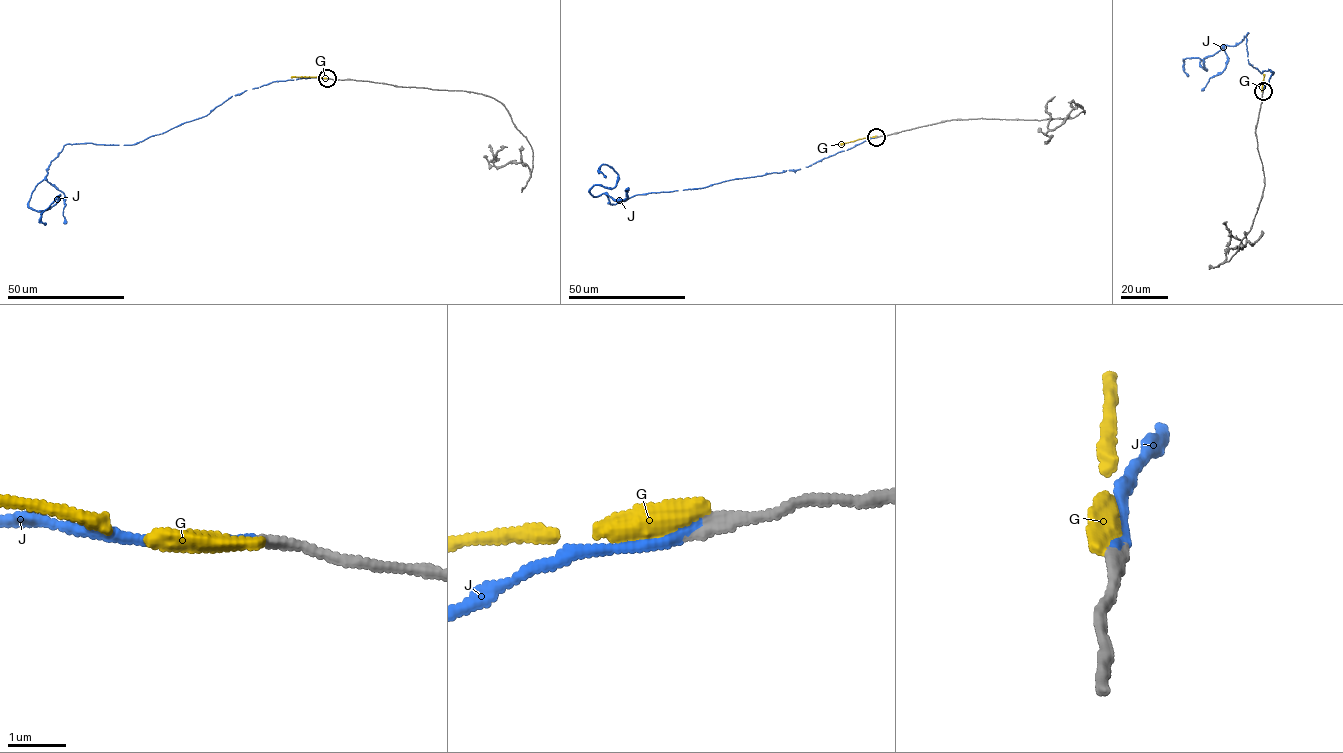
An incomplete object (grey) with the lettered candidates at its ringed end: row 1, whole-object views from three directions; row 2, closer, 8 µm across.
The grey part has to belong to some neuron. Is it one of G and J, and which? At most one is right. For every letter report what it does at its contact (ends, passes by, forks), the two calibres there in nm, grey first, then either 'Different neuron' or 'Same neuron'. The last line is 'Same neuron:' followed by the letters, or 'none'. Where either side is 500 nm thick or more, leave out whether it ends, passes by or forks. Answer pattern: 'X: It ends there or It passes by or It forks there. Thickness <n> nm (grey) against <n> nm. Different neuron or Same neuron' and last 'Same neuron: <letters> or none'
G: It ends there. Thickness 200 nm (grey) against 380 nm. Different neuron
J: It ends there. Thickness 200 nm (grey) against 150 nm. Same neuron
Same neuron: J

